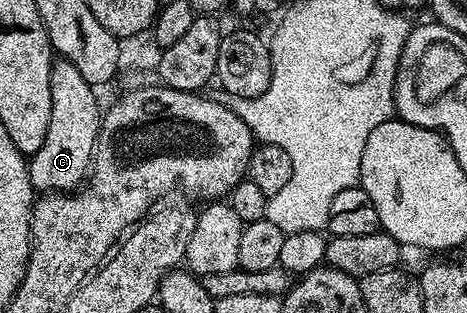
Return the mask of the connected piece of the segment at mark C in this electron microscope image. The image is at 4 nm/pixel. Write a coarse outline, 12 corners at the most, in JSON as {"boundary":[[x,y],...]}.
{"boundary":[[56,59],[51,117],[30,157],[36,193],[86,181],[99,133],[96,89]]}

